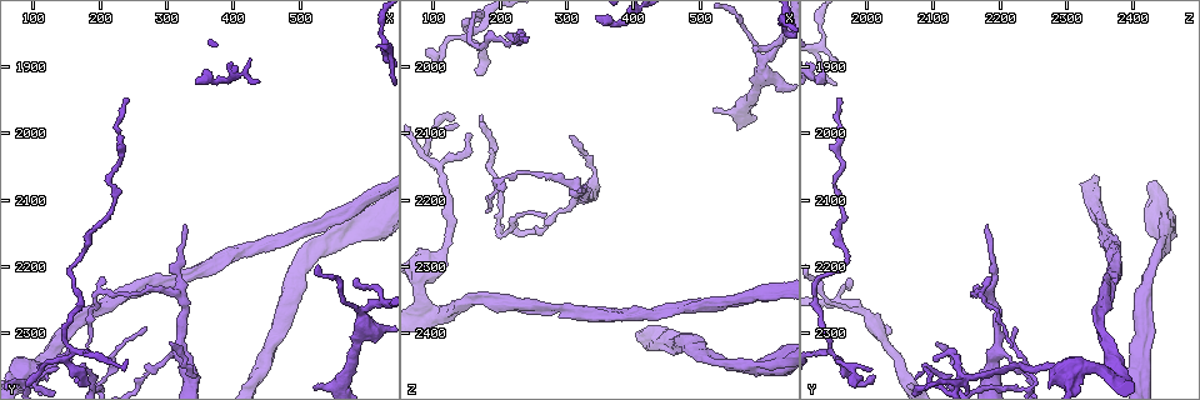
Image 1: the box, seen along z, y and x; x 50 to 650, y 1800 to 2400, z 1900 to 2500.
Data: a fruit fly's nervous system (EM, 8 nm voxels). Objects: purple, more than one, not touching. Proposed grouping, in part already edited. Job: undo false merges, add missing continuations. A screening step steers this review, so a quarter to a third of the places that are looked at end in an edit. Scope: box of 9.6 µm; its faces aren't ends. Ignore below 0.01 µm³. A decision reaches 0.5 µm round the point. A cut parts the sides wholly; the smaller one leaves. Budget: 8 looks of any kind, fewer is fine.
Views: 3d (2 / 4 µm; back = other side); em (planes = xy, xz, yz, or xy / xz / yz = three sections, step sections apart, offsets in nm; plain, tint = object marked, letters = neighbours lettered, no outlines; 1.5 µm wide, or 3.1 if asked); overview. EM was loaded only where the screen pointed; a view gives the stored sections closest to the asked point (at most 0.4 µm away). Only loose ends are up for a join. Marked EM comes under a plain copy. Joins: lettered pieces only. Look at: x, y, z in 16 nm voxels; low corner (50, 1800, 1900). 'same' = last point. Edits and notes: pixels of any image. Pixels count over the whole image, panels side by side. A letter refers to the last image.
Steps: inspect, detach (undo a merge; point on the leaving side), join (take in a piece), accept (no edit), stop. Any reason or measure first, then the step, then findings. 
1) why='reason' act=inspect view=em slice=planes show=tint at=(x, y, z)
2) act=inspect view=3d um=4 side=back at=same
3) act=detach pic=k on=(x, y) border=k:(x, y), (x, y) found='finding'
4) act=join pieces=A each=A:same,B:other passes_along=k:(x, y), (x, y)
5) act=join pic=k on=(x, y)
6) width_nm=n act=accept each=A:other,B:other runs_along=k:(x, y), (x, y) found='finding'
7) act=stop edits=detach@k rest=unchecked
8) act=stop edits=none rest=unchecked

why='abrupt turn' act=inspect view=3d um=2 at=(155, 2200, 1965)

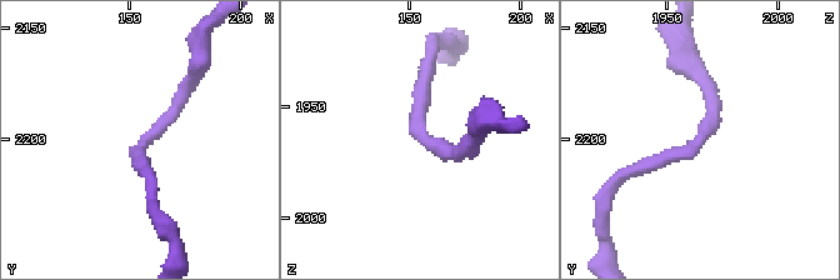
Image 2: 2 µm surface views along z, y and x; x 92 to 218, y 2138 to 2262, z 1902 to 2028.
act=inspect view=em slice=planes show=tint at=(159, 2198, 1968)

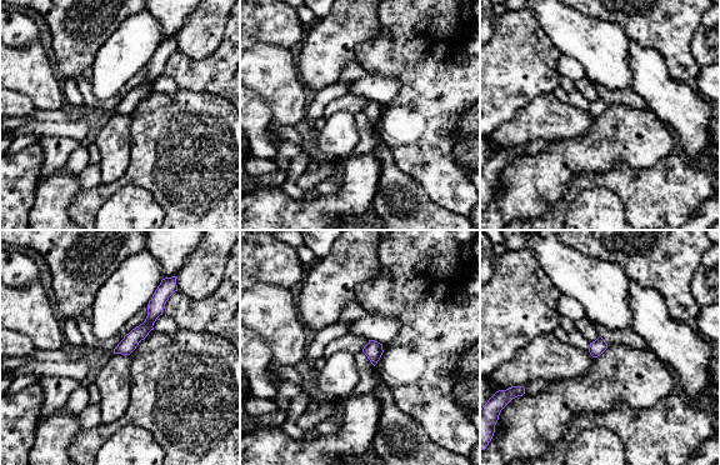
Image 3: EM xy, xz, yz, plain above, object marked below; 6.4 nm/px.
why='see the neighbours' act=inspect view=em slice=planes show=letters at=same

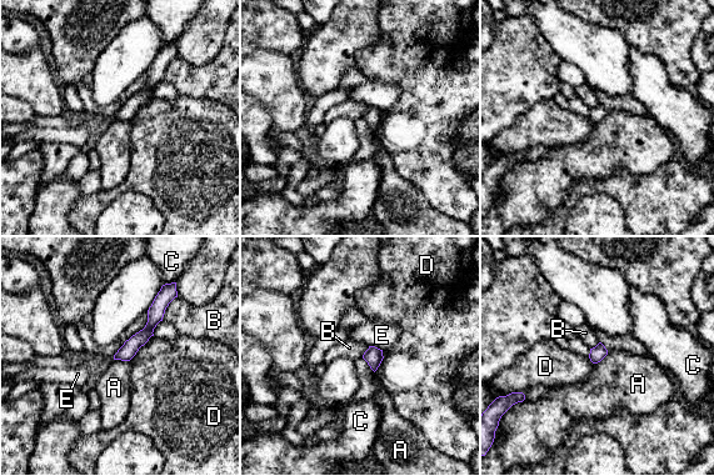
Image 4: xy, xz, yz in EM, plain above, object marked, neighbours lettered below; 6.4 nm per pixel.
width_nm=100 act=accept each=A:other,B:other,C:other,D:other,E:other found='one neuron here'

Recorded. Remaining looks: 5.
act=inspect view=em slice=xz step=4 show=letters at=(300, 2310, 2105)

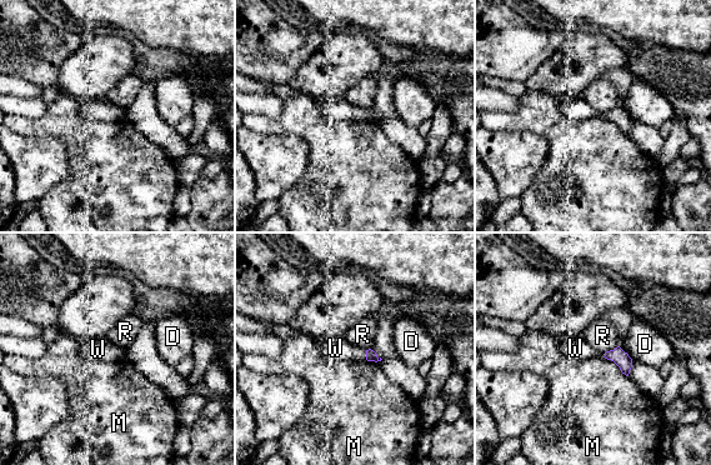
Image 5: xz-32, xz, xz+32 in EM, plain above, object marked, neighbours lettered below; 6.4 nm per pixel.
width_nm=70 act=join pic=5 on=(335, 348) each=D:other,M:other,R:other,W:same passes_along=5:(371, 355), (366, 355), (335, 348) found='the neuron continues'

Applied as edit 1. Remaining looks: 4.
why='four-way junction' act=inspect view=3d um=4 at=(165, 2325, 1945)

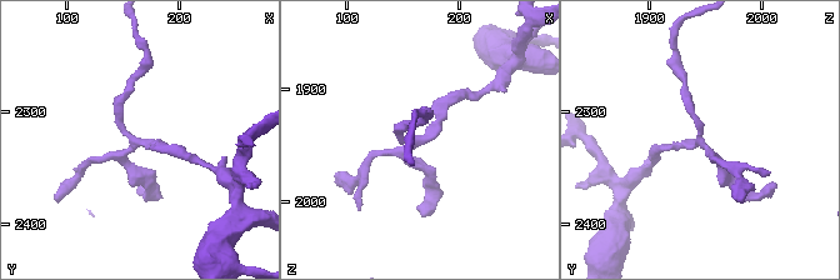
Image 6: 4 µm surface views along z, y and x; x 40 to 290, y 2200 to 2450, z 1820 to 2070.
act=inspect view=em slice=planes show=letters at=(164, 2328, 1944)

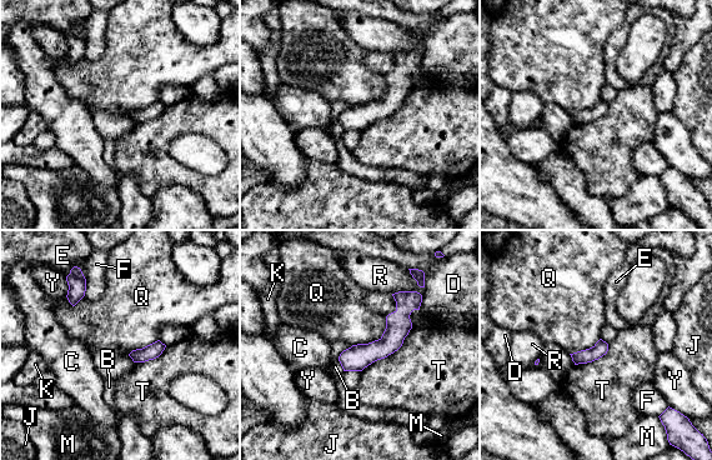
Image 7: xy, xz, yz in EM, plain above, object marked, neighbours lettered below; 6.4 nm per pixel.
width_nm=90 act=accept each=B:other,C:other,D:other,E:other,F:other,J:other,K:other,M:other,Q:other,R:other,T:other,Y:other runs_along=7:(407, 295), (397, 329), (346, 368) found='continuous, no second neuron'

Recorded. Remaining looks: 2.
act=stop edits=join@5 rest=unchecked

